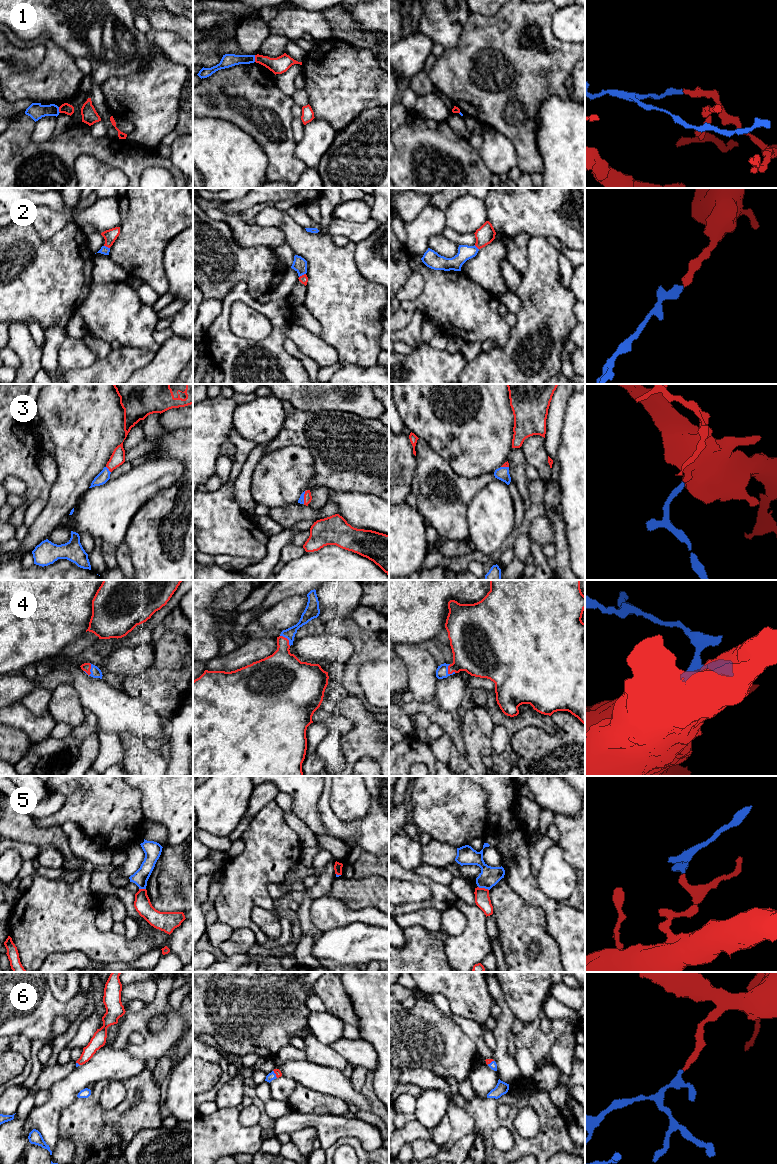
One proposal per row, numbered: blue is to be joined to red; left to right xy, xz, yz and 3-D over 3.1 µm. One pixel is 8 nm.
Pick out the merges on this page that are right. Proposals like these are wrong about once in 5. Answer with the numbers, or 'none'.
2, 3, 4, 6

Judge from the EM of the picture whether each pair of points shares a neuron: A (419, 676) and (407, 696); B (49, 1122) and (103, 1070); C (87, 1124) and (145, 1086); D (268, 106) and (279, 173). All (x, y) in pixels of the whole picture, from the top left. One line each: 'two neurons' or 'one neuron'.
A: two neurons
B: one neuron
C: one neuron
D: one neuron

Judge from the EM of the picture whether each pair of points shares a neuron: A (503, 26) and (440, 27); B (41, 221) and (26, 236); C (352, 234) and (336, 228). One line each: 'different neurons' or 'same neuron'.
A: different neurons
B: different neurons
C: same neuron

